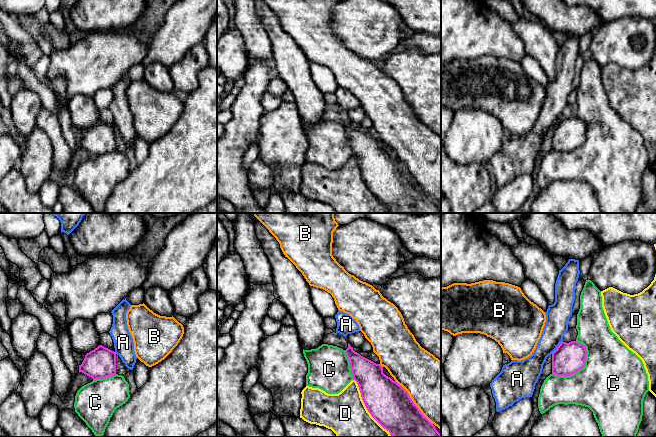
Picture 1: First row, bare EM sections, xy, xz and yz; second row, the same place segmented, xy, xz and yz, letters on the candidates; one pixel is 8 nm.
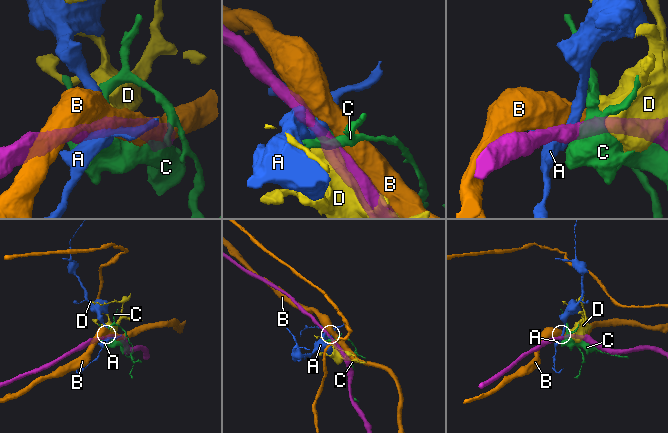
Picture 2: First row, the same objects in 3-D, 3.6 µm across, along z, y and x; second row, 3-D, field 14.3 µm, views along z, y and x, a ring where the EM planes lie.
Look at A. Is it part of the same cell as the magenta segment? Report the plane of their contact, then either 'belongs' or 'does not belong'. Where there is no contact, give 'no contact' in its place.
yz | does not belong

